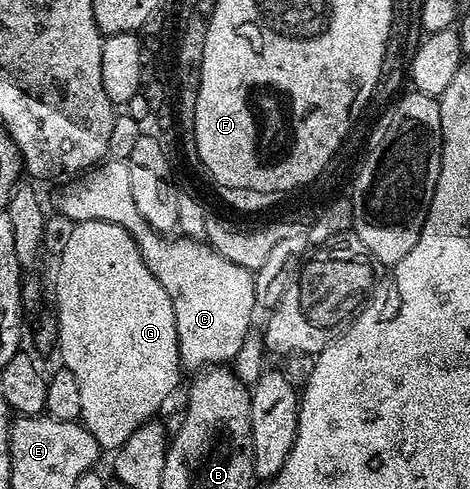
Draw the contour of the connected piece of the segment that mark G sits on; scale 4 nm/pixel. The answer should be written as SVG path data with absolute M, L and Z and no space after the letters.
M105 221L75 222L70 231L70 239L67 241L66 247L62 247L57 261L60 262L56 265L55 348L60 349L60 357L64 360L61 361L63 368L68 369L70 375L74 375L74 379L78 383L78 391L82 398L80 421L84 428L100 444L101 450L108 451L108 449L112 449L111 451L118 451L124 446L126 439L130 439L130 435L134 435L134 431L143 421L153 420L159 414L156 412L163 407L164 400L175 391L176 384L180 381L182 366L180 363L180 348L178 347L178 327L174 319L174 303L170 303L170 295L166 291L166 287L162 287L162 283L158 283L158 279L154 279L150 267L146 267L146 263L142 259L132 236L114 223L106 223Z

